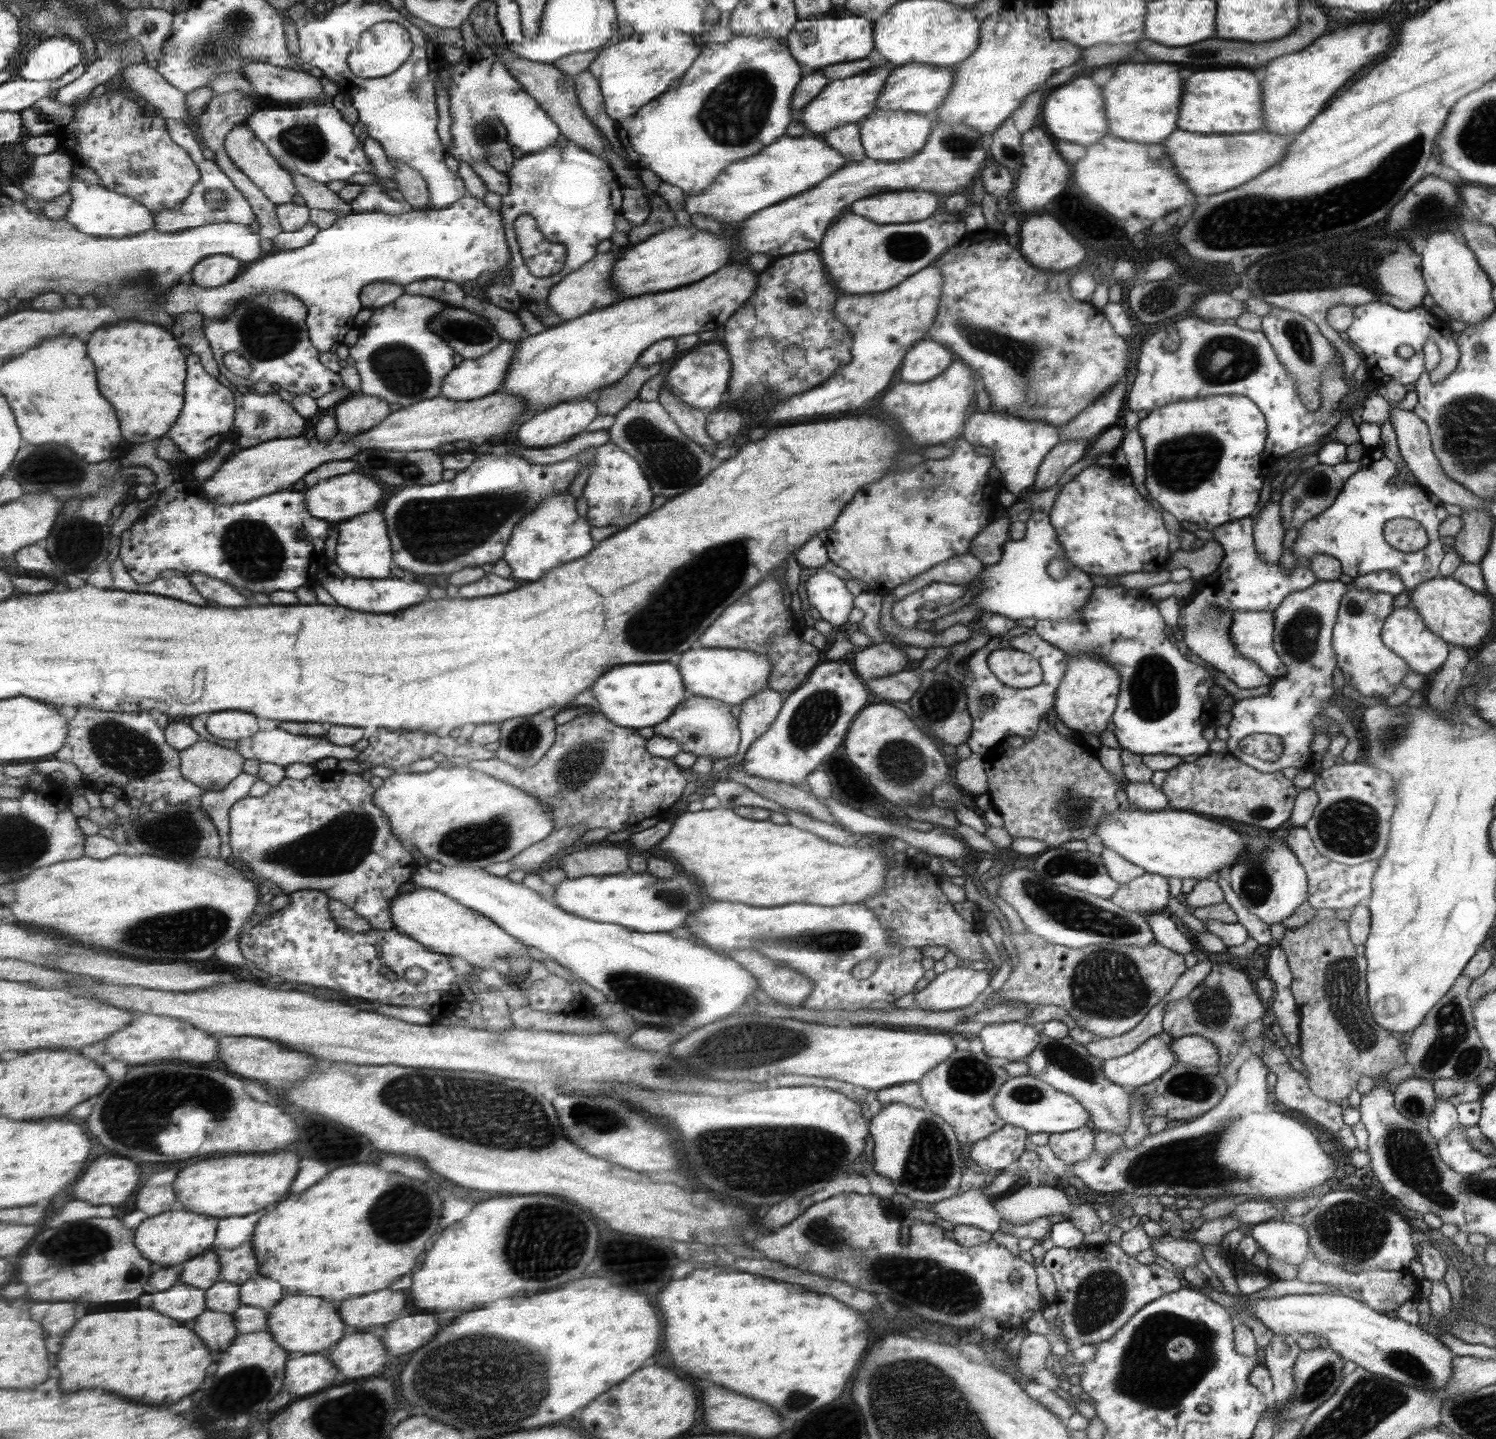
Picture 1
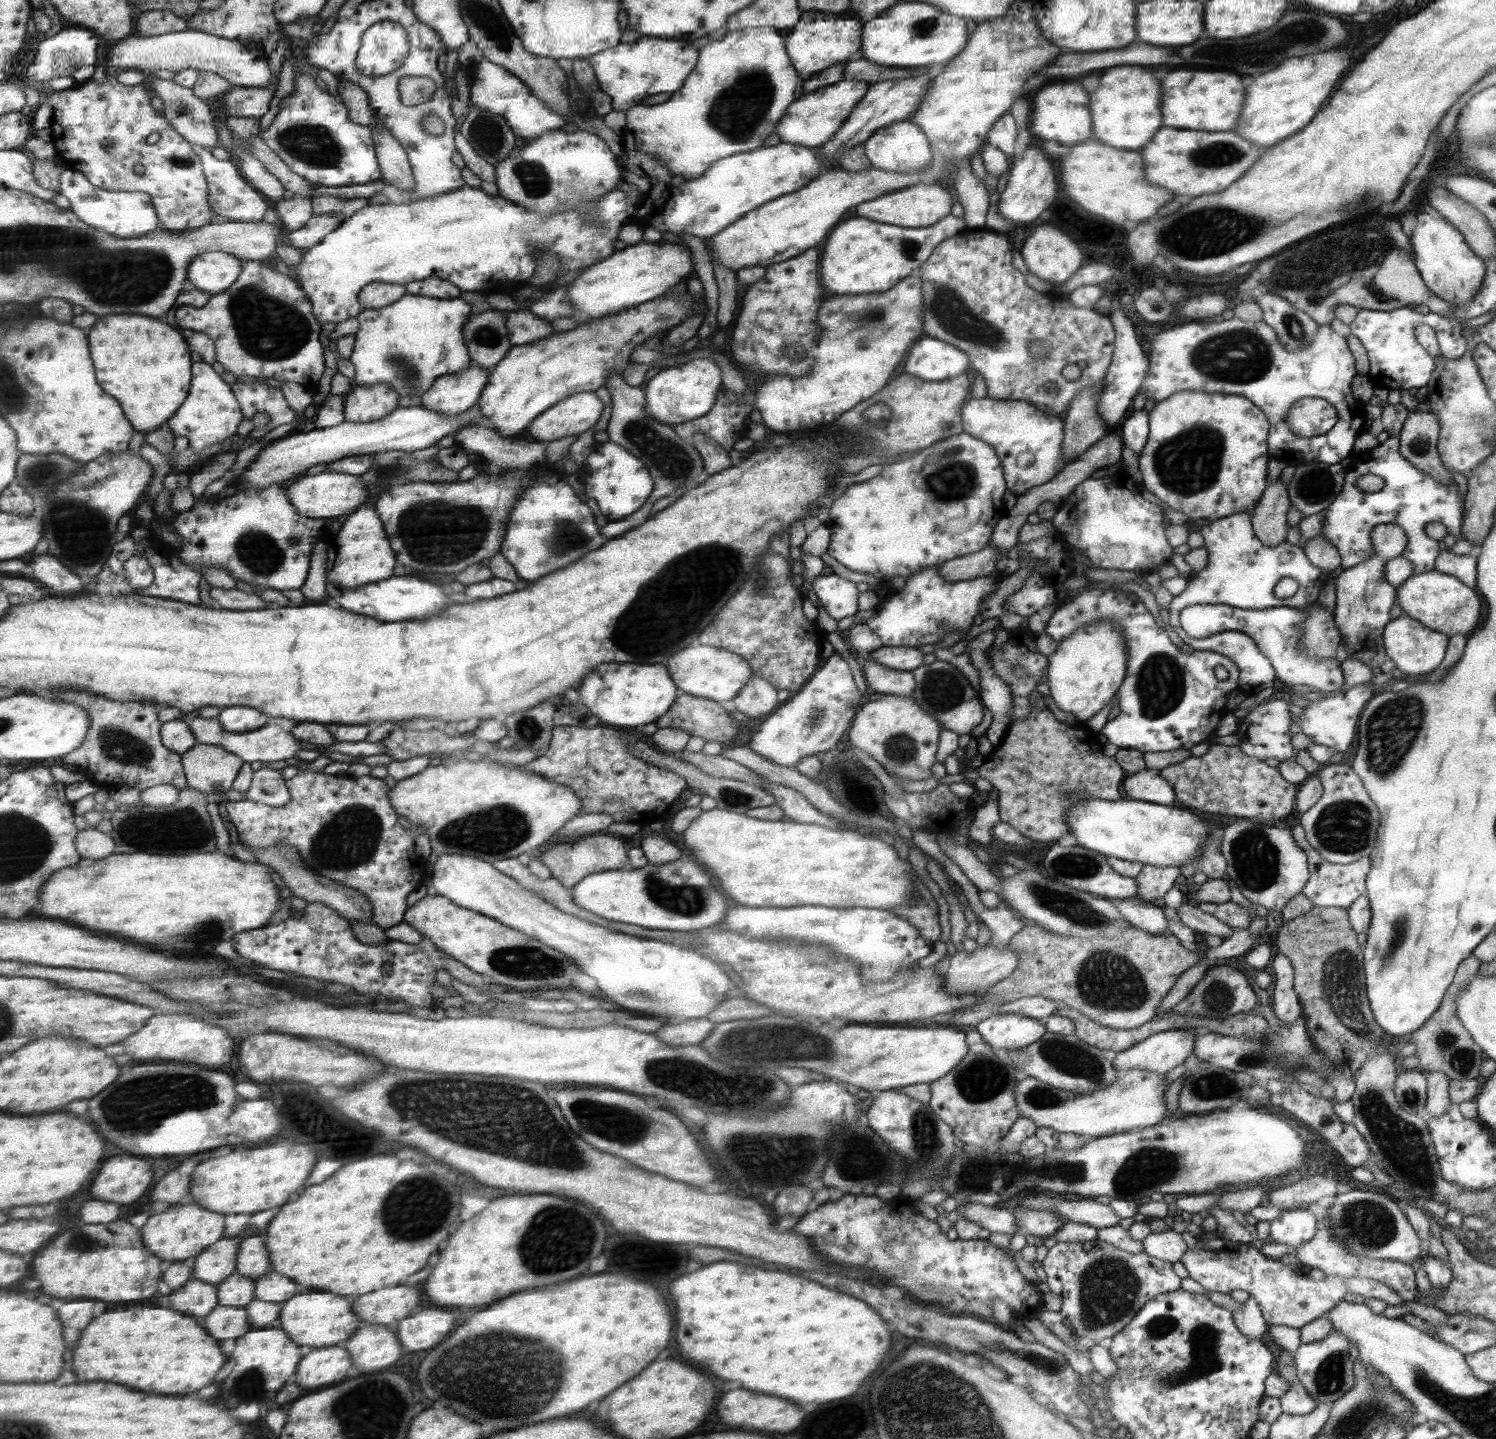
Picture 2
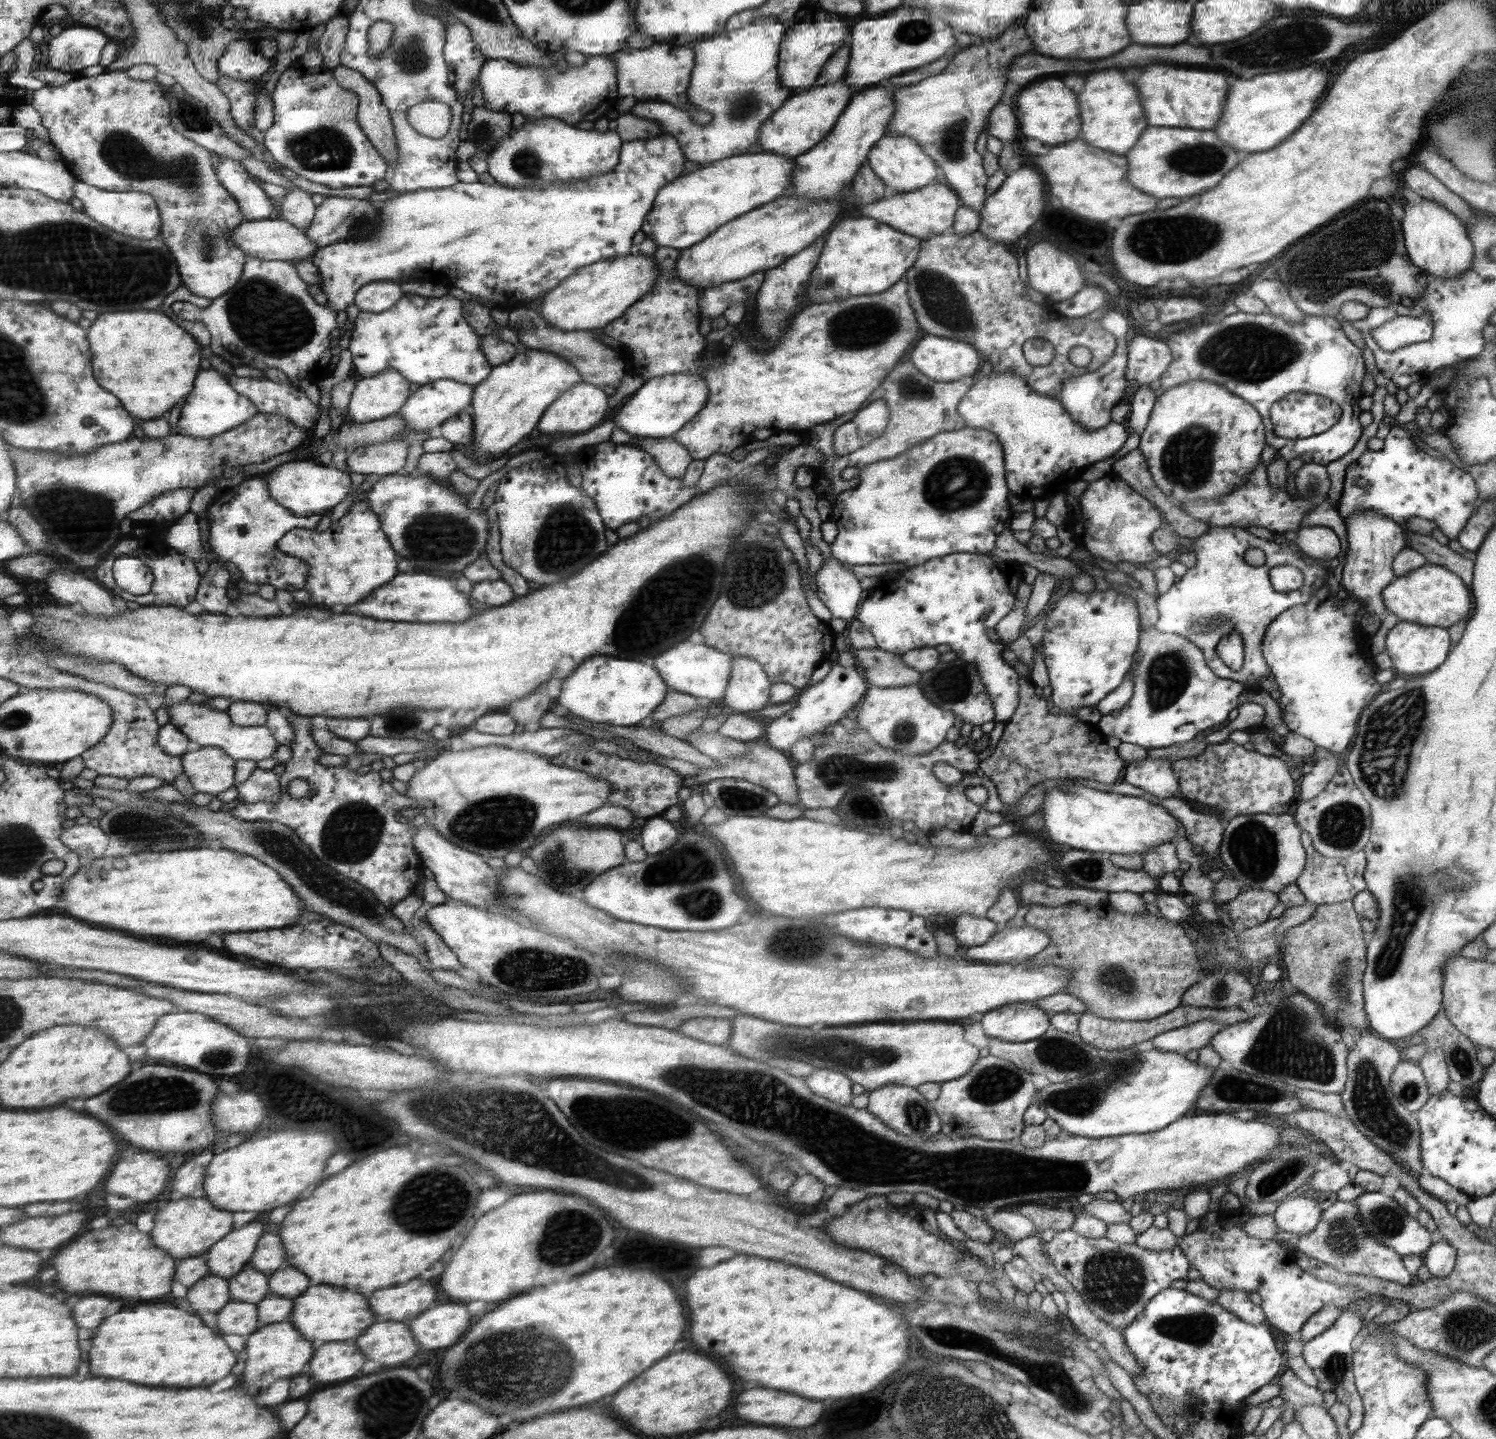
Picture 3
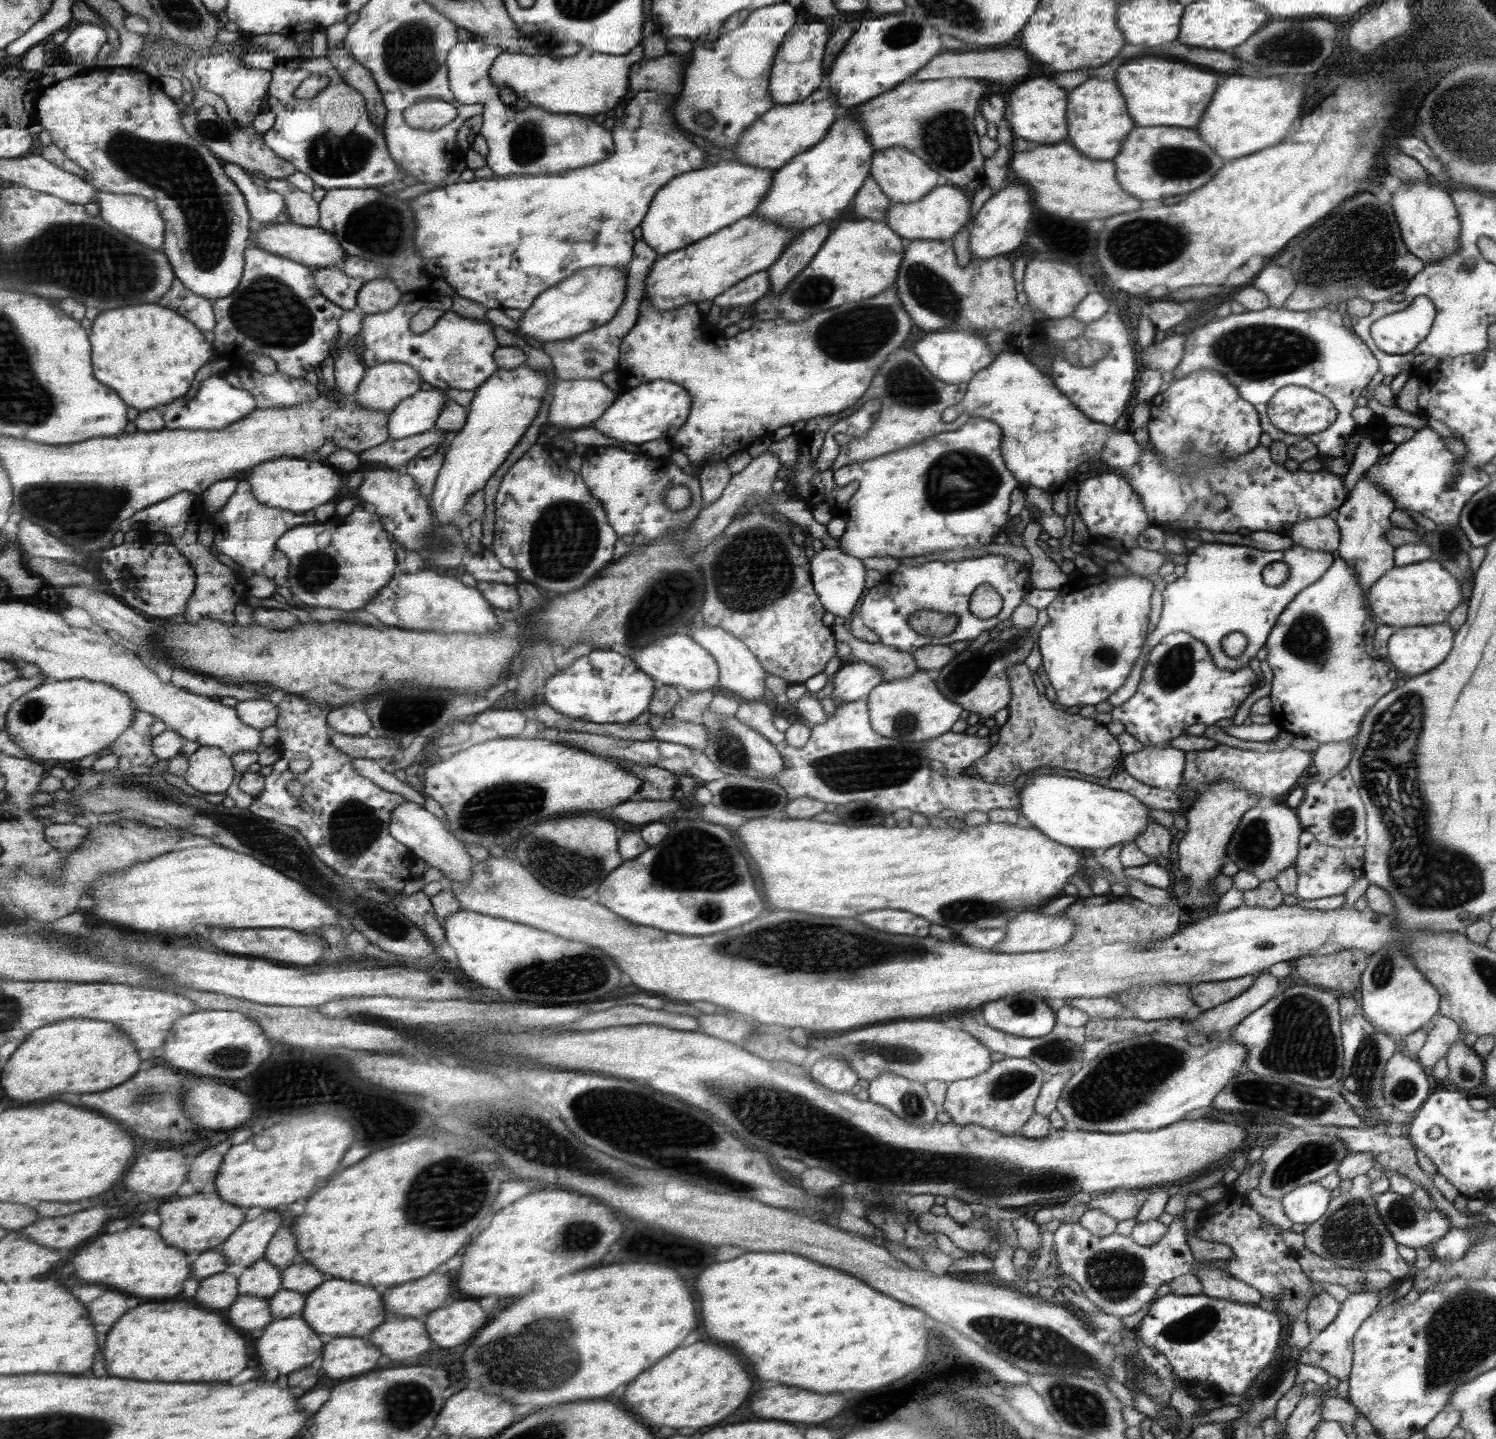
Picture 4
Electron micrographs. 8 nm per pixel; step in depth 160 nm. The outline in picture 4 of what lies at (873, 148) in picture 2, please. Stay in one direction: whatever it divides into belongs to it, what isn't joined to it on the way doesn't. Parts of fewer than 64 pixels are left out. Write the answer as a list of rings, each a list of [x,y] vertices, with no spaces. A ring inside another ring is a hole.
[[[892,146],[872,153],[871,177],[892,203],[915,202],[938,185],[937,171],[905,147]]]

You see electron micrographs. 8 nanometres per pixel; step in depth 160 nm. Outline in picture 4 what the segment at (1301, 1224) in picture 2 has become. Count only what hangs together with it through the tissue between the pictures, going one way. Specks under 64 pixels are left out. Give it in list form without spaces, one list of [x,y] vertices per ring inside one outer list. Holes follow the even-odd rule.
[[[1315,1181],[1284,1194],[1280,1203],[1283,1213],[1292,1225],[1307,1226],[1324,1217],[1330,1198],[1330,1191]]]

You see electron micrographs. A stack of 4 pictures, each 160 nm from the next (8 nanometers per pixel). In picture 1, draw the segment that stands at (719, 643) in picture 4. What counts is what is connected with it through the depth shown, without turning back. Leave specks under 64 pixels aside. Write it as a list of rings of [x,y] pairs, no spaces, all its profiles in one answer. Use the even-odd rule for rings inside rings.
[[[769,688],[760,690],[753,697],[746,698],[741,705],[739,713],[740,732],[741,732],[741,754],[737,754],[737,758],[729,758],[729,762],[733,760],[735,767],[743,761],[743,754],[757,741],[767,730],[769,725],[778,717],[779,708],[783,708],[781,704],[779,692],[773,692]]]

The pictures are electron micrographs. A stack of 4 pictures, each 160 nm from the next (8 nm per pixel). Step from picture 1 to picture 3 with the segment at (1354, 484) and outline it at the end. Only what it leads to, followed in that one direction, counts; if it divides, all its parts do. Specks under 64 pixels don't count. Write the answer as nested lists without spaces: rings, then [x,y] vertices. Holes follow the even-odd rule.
[[[1395,426],[1389,428],[1389,432],[1387,432],[1387,435],[1385,438],[1383,438],[1383,446],[1381,449],[1377,451],[1364,451],[1356,460],[1346,467],[1341,486],[1341,494],[1338,501],[1336,502],[1336,508],[1342,521],[1352,516],[1354,512],[1380,512],[1380,514],[1382,514],[1385,518],[1388,518],[1391,520],[1391,522],[1395,522],[1397,525],[1399,525],[1399,527],[1404,528],[1404,533],[1408,532],[1405,523],[1408,522],[1410,518],[1417,517],[1420,519],[1425,519],[1431,521],[1434,526],[1439,529],[1439,531],[1441,531],[1441,533],[1443,533],[1448,539],[1456,539],[1459,534],[1461,534],[1461,530],[1463,530],[1465,525],[1467,525],[1469,517],[1476,513],[1476,508],[1480,505],[1478,498],[1479,494],[1477,492],[1476,483],[1472,478],[1472,475],[1467,474],[1464,470],[1461,470],[1456,466],[1453,466],[1453,463],[1449,462],[1447,458],[1435,459],[1435,457],[1431,457],[1430,455],[1427,455],[1423,451],[1417,449],[1417,447],[1412,444],[1410,428],[1408,426]],[[1356,478],[1363,478],[1367,480],[1367,482],[1370,484],[1369,487],[1367,487],[1367,489],[1361,489],[1361,487],[1354,485],[1354,480]]]

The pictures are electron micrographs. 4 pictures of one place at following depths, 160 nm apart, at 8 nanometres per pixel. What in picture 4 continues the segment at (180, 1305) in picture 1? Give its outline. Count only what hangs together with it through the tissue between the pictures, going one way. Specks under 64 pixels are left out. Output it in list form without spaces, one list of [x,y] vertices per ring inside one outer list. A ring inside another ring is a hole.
[[[227,1272],[214,1274],[203,1280],[195,1300],[205,1308],[229,1308],[240,1297],[239,1281]]]

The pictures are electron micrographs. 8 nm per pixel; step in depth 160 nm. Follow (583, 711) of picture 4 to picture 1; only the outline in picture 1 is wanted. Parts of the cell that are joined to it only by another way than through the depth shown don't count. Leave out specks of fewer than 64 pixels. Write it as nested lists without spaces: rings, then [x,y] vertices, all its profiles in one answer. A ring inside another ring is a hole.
[[[653,662],[653,664],[633,664],[619,666],[605,674],[593,688],[597,700],[601,702],[601,713],[613,718],[617,726],[631,729],[654,728],[676,712],[676,708],[686,699],[688,691],[678,662]]]

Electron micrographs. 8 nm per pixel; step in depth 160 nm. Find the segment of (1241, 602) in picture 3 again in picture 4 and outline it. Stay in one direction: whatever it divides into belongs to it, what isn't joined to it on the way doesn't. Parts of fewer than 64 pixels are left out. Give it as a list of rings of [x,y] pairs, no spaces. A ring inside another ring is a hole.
[[[1199,543],[1187,555],[1184,574],[1167,583],[1162,590],[1160,615],[1155,628],[1144,640],[1140,656],[1136,658],[1124,684],[1108,696],[1107,704],[1119,706],[1134,695],[1144,666],[1144,656],[1148,654],[1148,650],[1158,645],[1162,637],[1173,632],[1189,630],[1193,638],[1205,642],[1205,646],[1209,646],[1209,654],[1213,654],[1213,664],[1219,670],[1239,670],[1248,666],[1261,647],[1267,644],[1272,626],[1296,598],[1296,594],[1319,581],[1334,560],[1329,552],[1307,550],[1297,545],[1287,550],[1265,552],[1245,545]],[[1270,562],[1282,562],[1289,568],[1287,580],[1281,586],[1263,584],[1261,570]],[[1229,633],[1241,633],[1248,642],[1237,658],[1229,657],[1220,646],[1221,640]]]

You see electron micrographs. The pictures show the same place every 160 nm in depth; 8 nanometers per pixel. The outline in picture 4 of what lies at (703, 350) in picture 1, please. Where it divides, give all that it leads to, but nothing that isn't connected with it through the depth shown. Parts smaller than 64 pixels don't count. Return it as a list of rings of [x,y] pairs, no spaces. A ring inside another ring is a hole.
[[[657,380],[639,386],[633,390],[622,392],[611,408],[605,411],[604,416],[594,422],[591,428],[601,432],[604,436],[609,436],[607,440],[615,442],[629,442],[631,444],[643,444],[649,440],[659,440],[665,438],[672,440],[673,437],[685,426],[692,412],[693,397],[683,386],[671,381]]]

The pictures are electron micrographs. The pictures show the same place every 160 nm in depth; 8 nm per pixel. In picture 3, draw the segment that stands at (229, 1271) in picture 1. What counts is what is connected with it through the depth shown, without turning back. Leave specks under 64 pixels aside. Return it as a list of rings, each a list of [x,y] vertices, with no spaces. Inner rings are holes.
[[[273,1229],[266,1232],[259,1239],[249,1266],[269,1277],[277,1270],[285,1268],[287,1265],[285,1264],[285,1247],[281,1242],[281,1238],[277,1236],[277,1232],[273,1232]]]

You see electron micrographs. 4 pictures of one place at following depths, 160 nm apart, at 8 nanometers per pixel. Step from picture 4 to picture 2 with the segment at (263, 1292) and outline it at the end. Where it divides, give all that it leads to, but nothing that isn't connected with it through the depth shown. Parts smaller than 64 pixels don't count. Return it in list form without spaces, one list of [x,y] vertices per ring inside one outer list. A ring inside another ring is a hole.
[[[233,1273],[217,1287],[221,1305],[241,1308],[256,1298],[256,1281],[237,1273]]]

